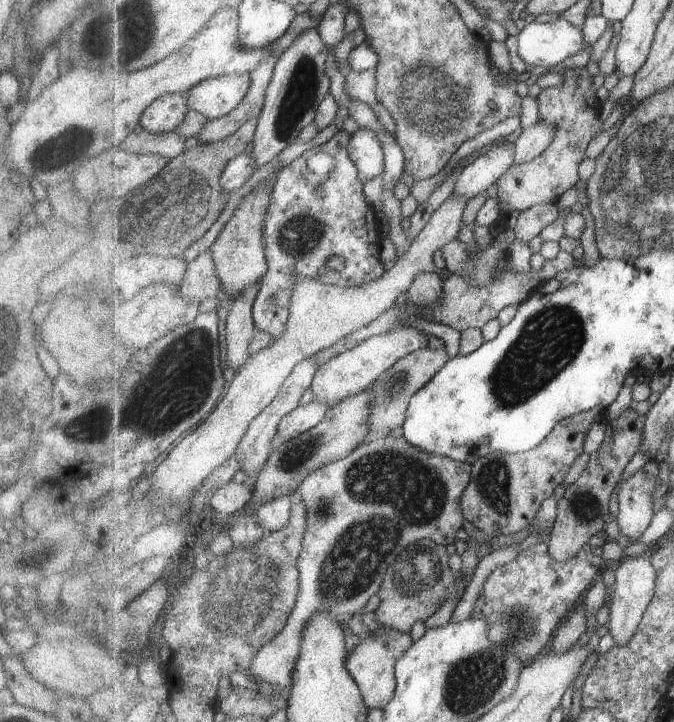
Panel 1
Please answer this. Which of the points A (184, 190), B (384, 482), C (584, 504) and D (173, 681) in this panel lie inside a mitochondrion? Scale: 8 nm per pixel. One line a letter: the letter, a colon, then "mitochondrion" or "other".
A: mitochondrion
B: mitochondrion
C: mitochondrion
D: other

